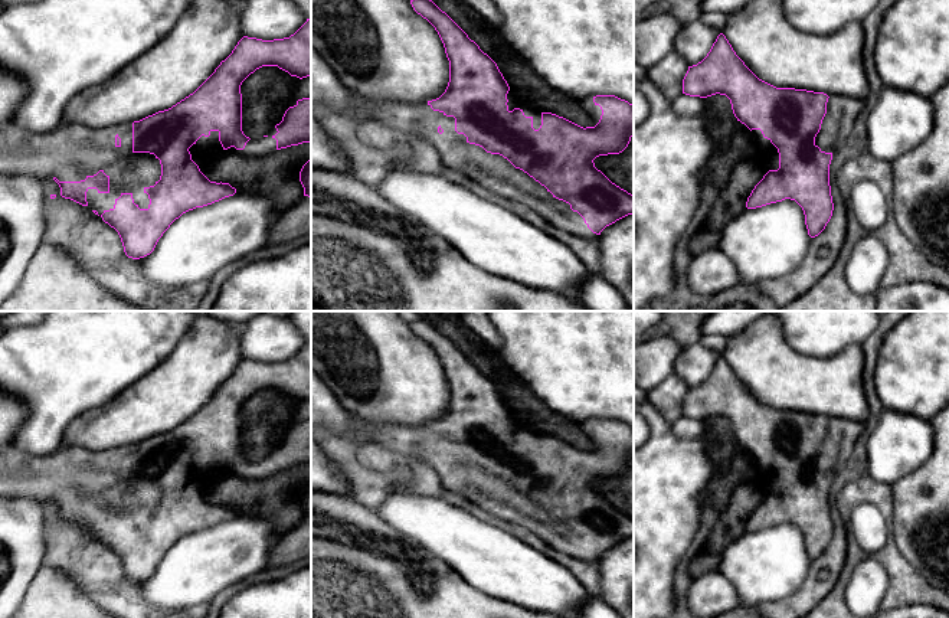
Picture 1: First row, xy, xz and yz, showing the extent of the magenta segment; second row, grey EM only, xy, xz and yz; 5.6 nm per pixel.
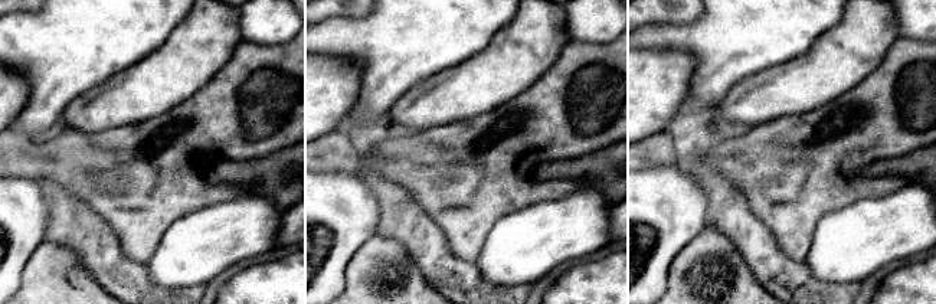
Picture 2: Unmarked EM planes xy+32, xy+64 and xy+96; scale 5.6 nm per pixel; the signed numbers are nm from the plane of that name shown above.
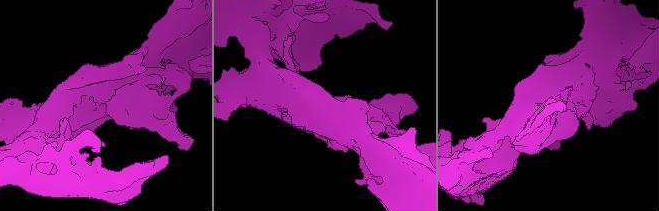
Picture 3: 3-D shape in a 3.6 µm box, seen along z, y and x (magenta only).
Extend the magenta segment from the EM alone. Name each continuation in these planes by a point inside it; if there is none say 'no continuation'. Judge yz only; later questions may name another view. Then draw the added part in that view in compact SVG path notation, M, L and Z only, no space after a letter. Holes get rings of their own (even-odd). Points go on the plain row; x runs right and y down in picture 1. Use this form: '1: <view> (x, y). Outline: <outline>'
1: yz (841, 438). Outline: M829 419L827 436L815 460L815 468L818 468L821 474L834 478L835 473L851 458L863 431L864 422Z
2: yz (763, 477). Outline: M752 452L753 471L749 481L762 493L779 491L778 471L765 461L760 452Z

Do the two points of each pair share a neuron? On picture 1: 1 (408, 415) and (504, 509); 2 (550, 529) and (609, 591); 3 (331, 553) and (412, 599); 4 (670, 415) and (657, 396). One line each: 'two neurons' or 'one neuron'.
1: two neurons
2: two neurons
3: one neuron
4: one neuron

